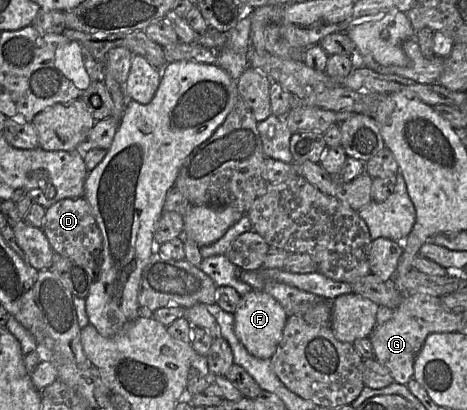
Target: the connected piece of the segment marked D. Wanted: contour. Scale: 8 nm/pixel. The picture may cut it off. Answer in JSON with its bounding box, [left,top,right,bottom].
[42,197,102,276]

